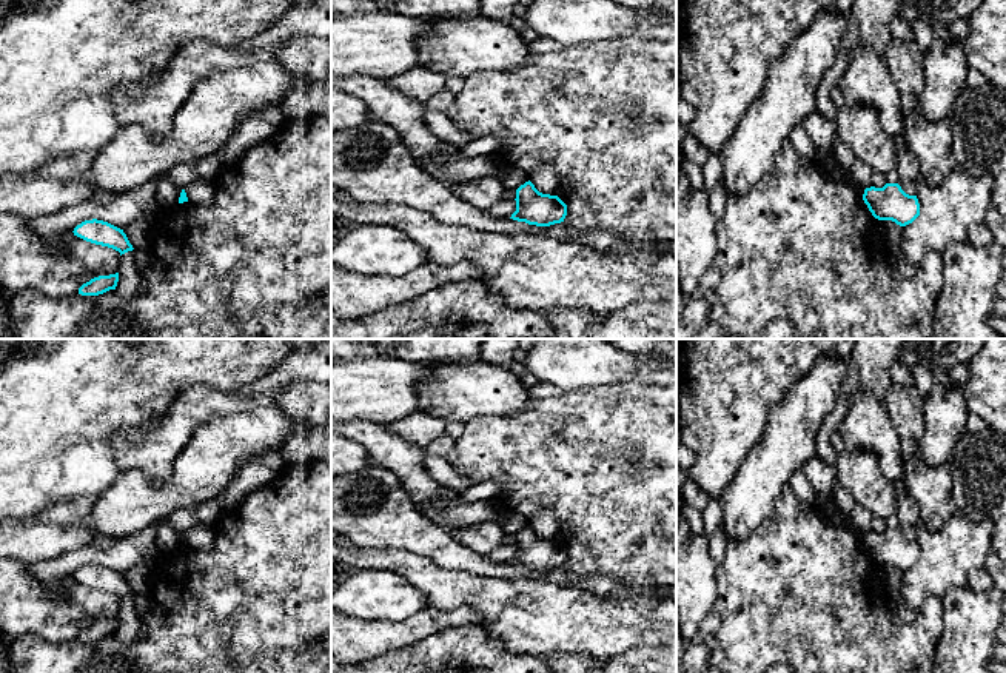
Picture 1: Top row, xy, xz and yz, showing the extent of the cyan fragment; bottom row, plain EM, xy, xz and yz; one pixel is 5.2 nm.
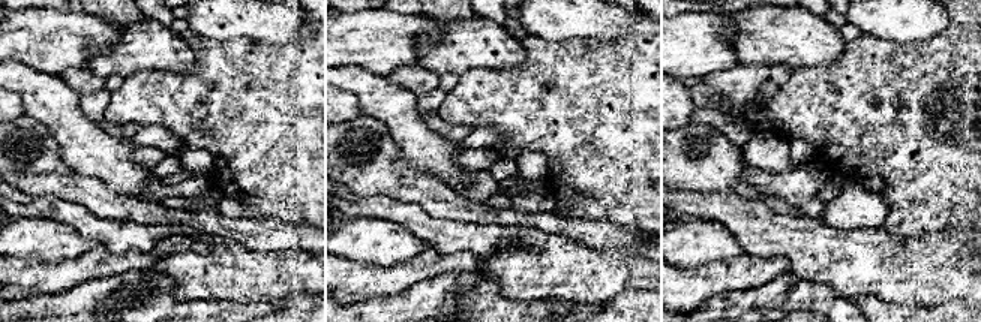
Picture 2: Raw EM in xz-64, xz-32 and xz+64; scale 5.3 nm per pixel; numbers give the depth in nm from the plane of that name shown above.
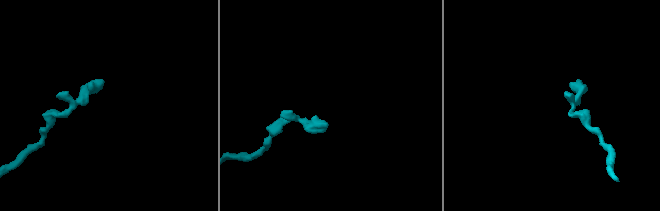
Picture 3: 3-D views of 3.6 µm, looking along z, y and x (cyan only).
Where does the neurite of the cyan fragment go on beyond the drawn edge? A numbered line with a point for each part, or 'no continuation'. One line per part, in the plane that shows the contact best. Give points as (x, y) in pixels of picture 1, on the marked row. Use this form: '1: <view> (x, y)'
no continuation

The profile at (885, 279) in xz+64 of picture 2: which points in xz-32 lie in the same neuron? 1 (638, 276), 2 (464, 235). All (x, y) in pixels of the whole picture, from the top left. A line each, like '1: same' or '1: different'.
1: same
2: same

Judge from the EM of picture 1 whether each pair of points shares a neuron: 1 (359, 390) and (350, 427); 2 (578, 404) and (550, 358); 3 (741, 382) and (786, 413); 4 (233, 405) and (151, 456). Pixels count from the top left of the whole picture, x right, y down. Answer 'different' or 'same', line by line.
1: different
2: different
3: different
4: same

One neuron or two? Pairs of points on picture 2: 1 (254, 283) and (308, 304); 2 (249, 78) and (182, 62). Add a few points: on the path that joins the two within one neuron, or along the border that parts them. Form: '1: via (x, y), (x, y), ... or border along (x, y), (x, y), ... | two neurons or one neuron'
1: border along (309, 292), (288, 292), (279, 301) | two neurons
2: border along (191, 47), (194, 66), (189, 71), (158, 72) | two neurons

